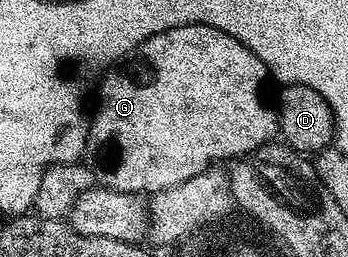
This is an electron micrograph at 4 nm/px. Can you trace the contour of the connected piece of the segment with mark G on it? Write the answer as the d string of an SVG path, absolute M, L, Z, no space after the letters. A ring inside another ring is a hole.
M209 25L174 27L146 39L138 53L152 68L152 81L139 85L126 74L112 71L98 85L100 98L96 101L96 114L90 117L87 152L96 153L103 145L116 148L109 165L94 169L95 180L103 188L123 193L143 194L144 189L149 194L158 193L203 174L211 161L231 162L249 156L277 136L277 110L264 102L264 84L270 81L268 68L250 47L238 43L226 31ZM148 161L156 161L156 165L148 166ZM127 164L133 165L132 173L128 173Z

